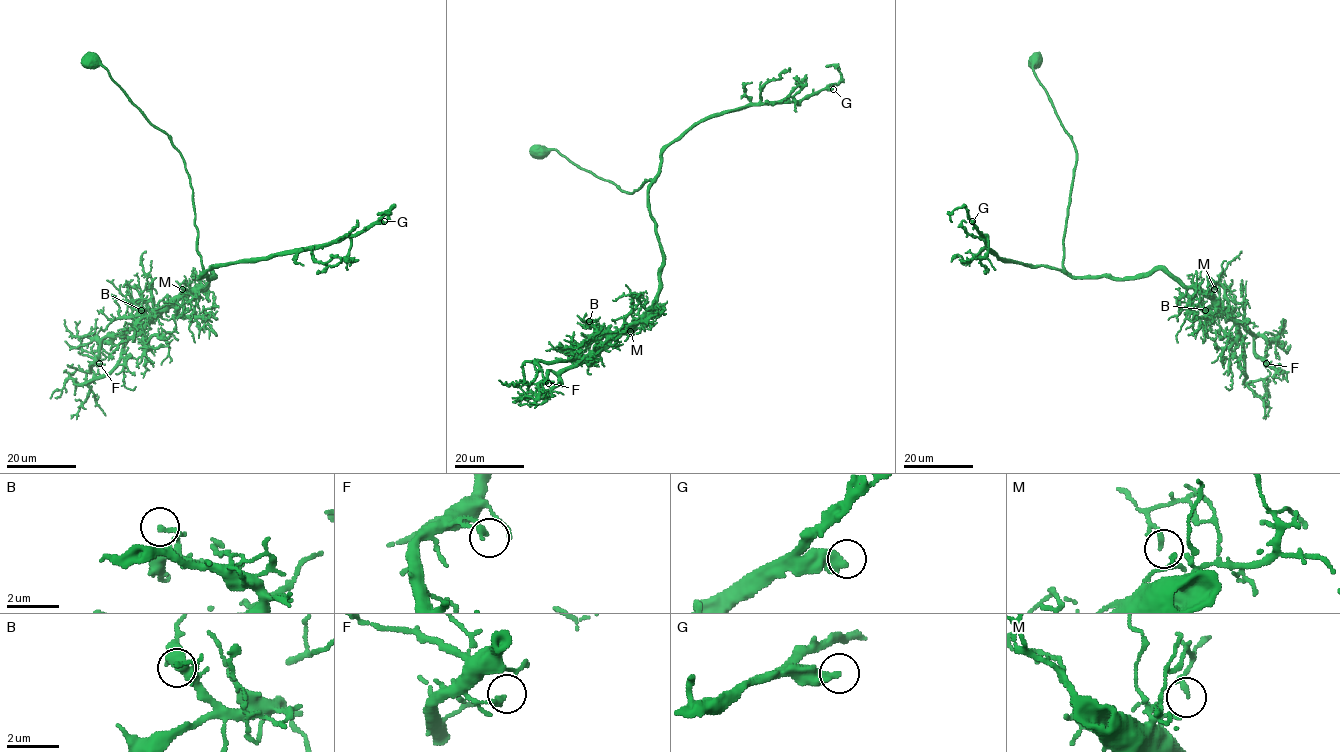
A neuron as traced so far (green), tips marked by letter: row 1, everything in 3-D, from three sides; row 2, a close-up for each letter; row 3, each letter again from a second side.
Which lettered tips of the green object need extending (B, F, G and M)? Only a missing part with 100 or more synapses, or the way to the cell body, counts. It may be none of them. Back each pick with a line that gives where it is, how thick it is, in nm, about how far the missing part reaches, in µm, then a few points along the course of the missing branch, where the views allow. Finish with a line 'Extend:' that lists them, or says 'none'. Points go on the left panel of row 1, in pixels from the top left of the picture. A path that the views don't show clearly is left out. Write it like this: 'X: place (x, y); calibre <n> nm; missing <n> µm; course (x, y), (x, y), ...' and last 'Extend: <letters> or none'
G: place (384, 221); calibre 440 nm; missing 30 µm
Extend: G

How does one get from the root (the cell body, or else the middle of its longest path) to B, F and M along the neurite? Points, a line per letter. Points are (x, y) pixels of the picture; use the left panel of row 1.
B: (89, 60), (180, 153), (193, 194), (200, 277), (214, 274), (211, 269), (204, 286), (153, 315), (141, 310)
F: (89, 60), (180, 153), (200, 277), (214, 274), (148, 324), (105, 336), (99, 363)
M: (89, 60), (182, 158), (200, 277), (214, 275), (211, 269), (204, 286), (186, 292), (182, 283), (182, 289)

